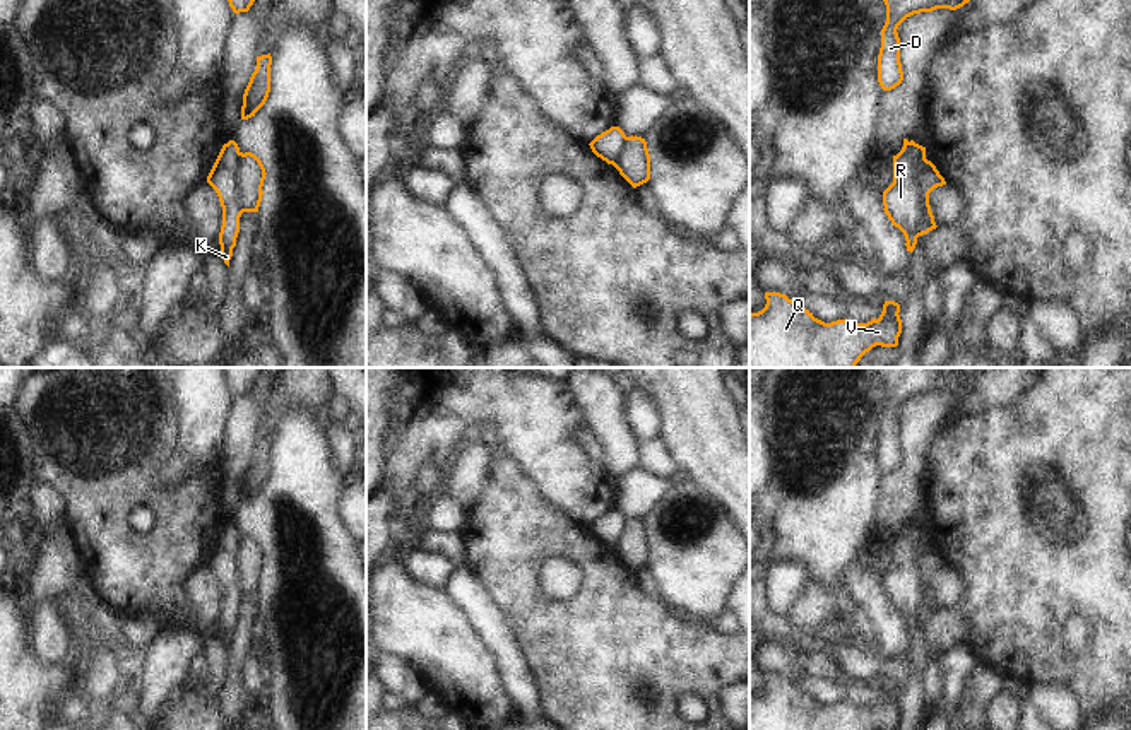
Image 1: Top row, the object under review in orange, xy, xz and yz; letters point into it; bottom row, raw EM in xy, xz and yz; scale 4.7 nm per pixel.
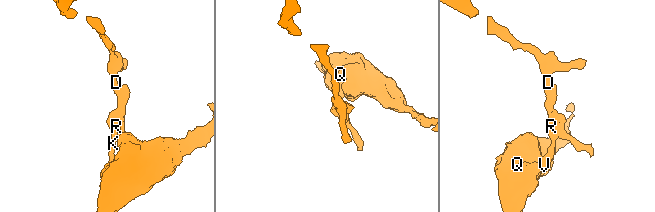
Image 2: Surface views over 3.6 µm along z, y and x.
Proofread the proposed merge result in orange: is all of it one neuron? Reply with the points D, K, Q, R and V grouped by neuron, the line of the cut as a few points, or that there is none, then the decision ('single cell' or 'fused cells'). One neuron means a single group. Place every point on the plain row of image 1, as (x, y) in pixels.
D / K Q R V | yz (924, 542), (917, 554), (917, 565), (919, 585), (929, 612) | fused cells

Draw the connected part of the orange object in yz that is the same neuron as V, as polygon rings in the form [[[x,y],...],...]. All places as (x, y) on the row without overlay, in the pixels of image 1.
[[[765,675],[767,687],[749,696],[749,730],[897,730],[900,687],[885,684],[879,701],[867,706],[825,706],[780,675]]]

